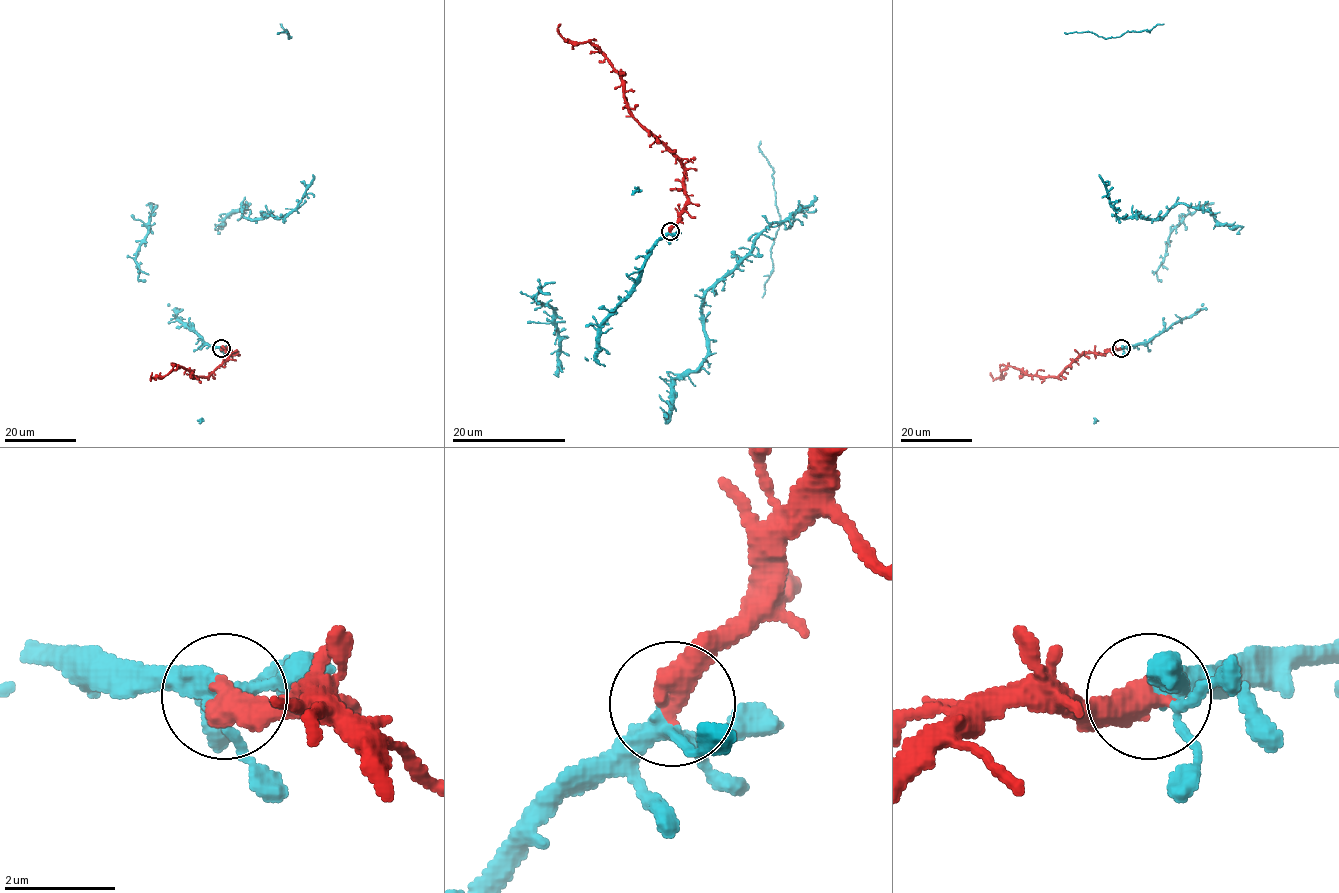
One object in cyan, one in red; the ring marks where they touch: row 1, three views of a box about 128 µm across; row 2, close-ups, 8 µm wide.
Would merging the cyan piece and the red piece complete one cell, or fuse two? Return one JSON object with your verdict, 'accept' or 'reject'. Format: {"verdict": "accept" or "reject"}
{"verdict": "accept"}

